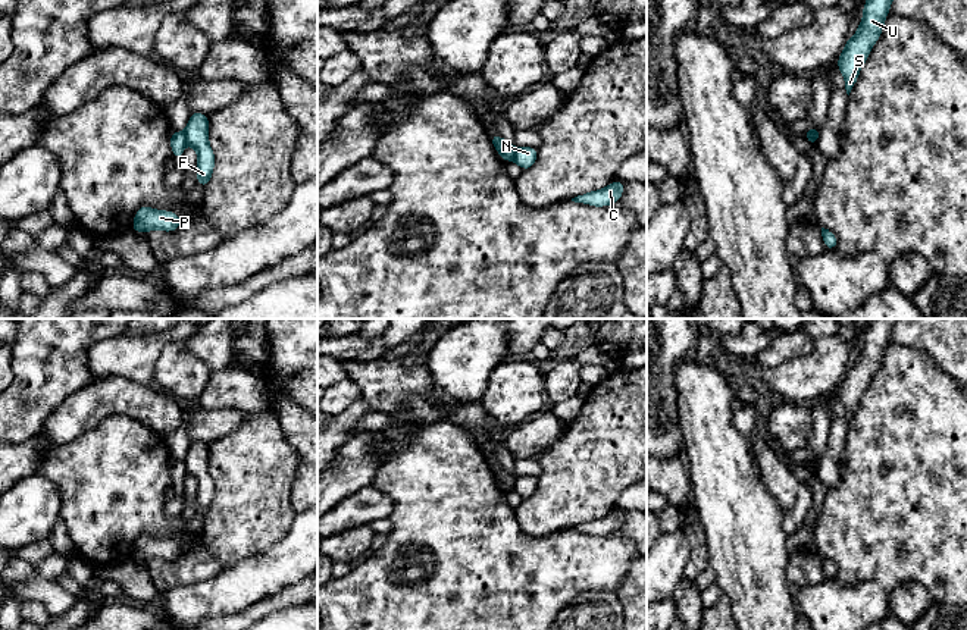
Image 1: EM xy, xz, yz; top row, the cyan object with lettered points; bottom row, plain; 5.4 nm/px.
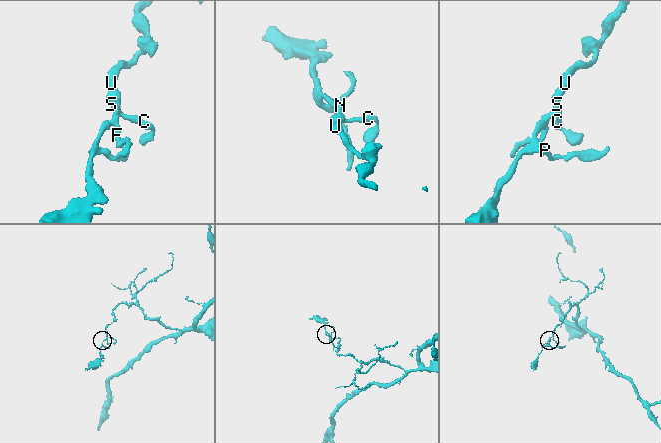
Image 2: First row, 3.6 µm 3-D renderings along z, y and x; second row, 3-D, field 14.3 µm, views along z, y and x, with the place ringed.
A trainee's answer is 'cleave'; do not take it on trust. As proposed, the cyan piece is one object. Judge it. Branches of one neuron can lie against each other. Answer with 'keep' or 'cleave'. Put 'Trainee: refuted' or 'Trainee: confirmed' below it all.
cleave
Trainee: confirmed

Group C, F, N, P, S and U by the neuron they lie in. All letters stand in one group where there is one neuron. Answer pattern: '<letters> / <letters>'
C F N S U / P

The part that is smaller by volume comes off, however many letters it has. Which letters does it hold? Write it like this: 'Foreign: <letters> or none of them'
Foreign: P

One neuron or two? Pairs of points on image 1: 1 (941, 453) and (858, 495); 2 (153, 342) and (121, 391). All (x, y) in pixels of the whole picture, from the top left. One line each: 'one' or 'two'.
1: one
2: two

